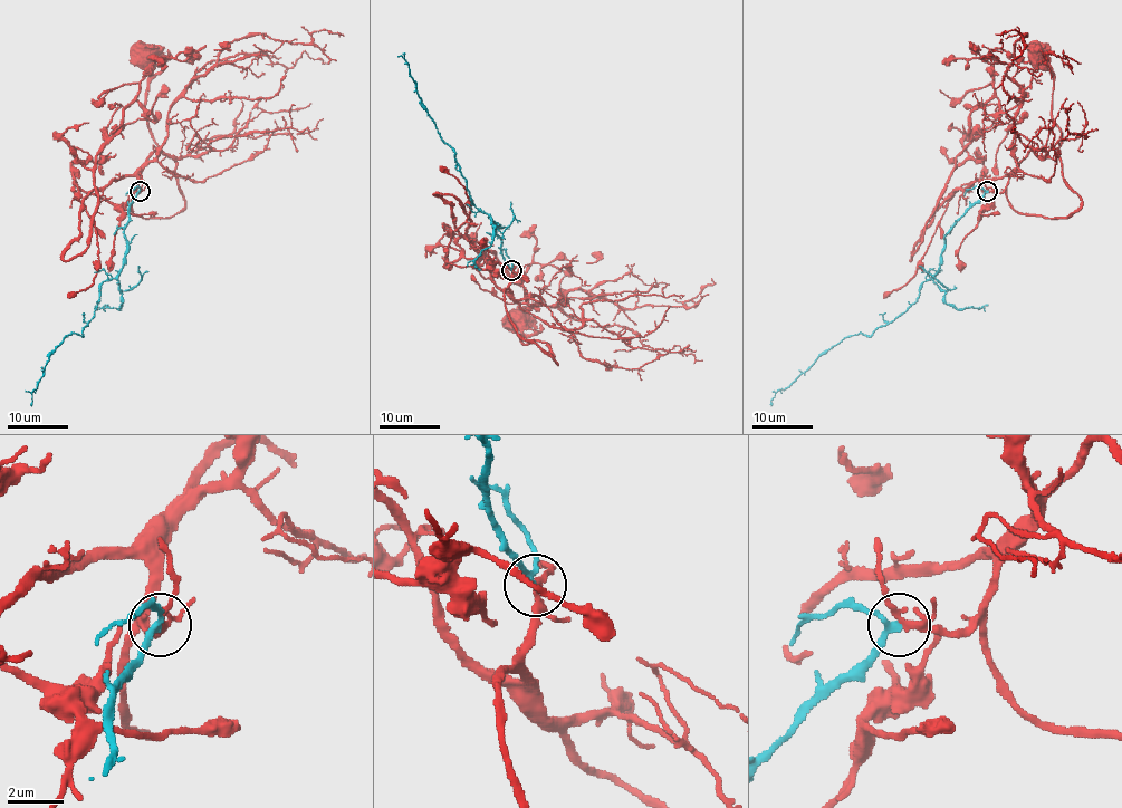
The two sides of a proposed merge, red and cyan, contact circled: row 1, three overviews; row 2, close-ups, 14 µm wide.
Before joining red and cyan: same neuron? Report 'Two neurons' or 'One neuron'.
One neuron

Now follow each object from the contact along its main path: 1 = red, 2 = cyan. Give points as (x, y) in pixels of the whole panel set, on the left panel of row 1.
1: (140, 190), (134, 214), (172, 218), (184, 205), (174, 162), (147, 123), (143, 53)
2: (140, 191), (124, 228), (124, 265), (102, 285), (82, 336), (72, 333), (53, 349), (31, 406)

